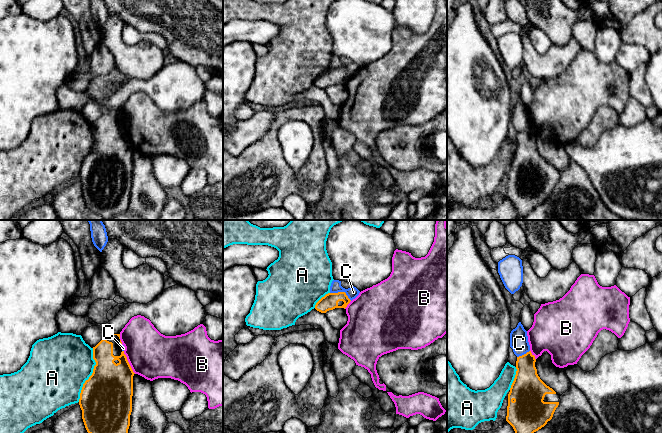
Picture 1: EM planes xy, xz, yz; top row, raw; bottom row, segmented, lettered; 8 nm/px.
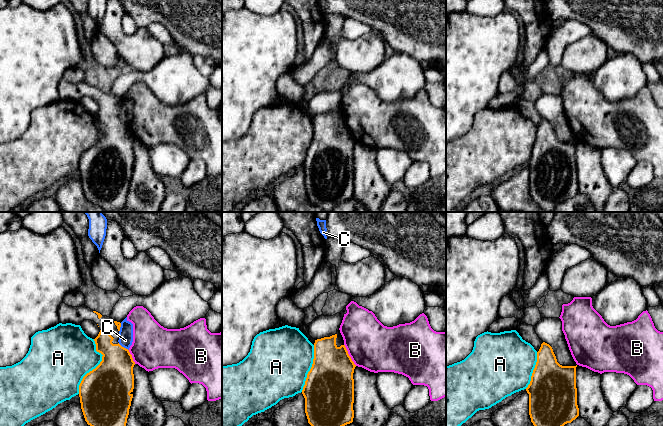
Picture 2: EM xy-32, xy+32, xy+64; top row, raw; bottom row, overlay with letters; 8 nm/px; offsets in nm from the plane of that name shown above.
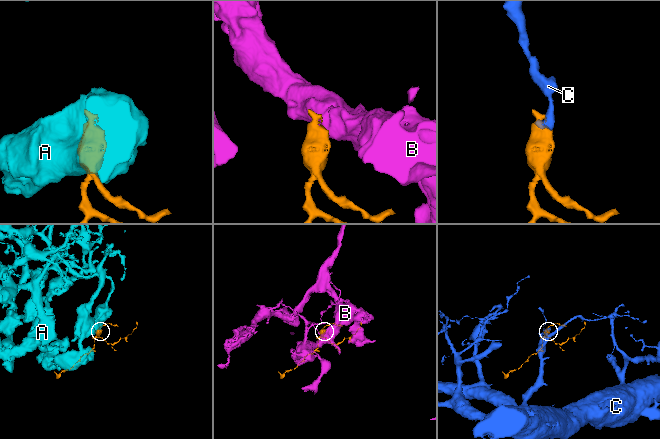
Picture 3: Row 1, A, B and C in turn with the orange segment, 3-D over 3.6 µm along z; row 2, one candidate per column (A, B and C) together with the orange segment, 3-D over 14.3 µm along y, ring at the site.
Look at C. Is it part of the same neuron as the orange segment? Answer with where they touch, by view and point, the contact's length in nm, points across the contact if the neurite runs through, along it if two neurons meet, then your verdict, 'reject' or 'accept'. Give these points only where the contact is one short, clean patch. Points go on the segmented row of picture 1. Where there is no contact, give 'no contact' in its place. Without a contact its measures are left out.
xz (341, 292) | 190 nm | along xz (330, 292), (344, 292), (351, 300) | reject

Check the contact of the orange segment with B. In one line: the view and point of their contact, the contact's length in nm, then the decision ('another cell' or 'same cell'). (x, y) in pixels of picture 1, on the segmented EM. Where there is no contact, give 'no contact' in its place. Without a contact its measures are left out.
contact xy (128, 362); length 200 nm; another cell

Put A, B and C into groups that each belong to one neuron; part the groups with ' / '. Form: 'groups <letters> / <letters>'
groups A / B / C

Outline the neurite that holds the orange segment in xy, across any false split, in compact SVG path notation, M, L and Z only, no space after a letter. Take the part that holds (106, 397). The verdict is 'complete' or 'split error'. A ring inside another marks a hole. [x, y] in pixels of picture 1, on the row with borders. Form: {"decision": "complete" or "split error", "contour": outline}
{"decision": "split error", "contour": "M105 334L104 338L93 347L93 359L96 362L93 373L83 384L79 405L82 419L88 433L128 433L132 412L134 372L122 350L120 334Z"}

